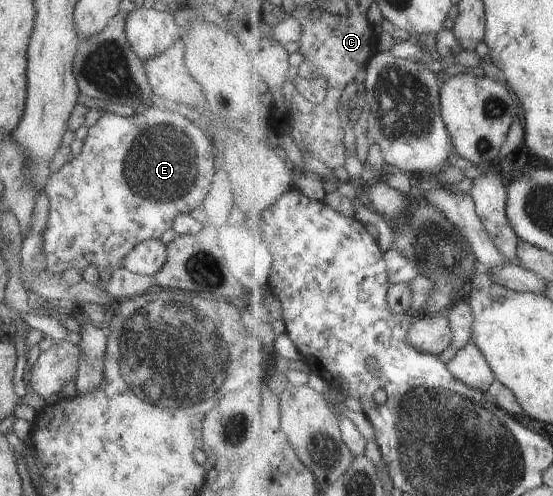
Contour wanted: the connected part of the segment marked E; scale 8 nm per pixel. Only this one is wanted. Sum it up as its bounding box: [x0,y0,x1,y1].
[41,108,217,276]

